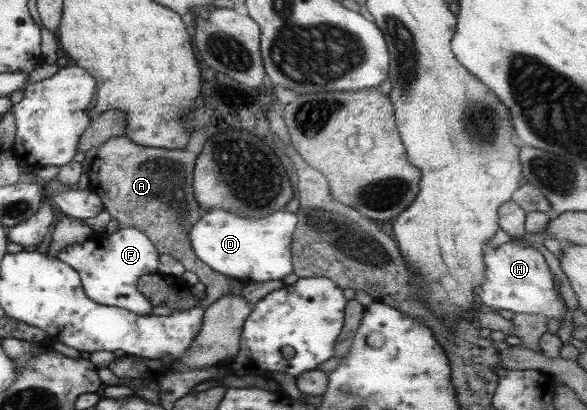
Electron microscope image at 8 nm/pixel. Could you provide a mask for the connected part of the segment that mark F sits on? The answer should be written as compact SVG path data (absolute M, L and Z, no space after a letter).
M118 228L112 233L95 233L81 244L64 246L56 256L61 262L75 269L80 276L83 293L99 305L128 310L139 316L149 315L152 304L136 289L136 282L141 275L157 272L158 252L151 241L135 228Z

